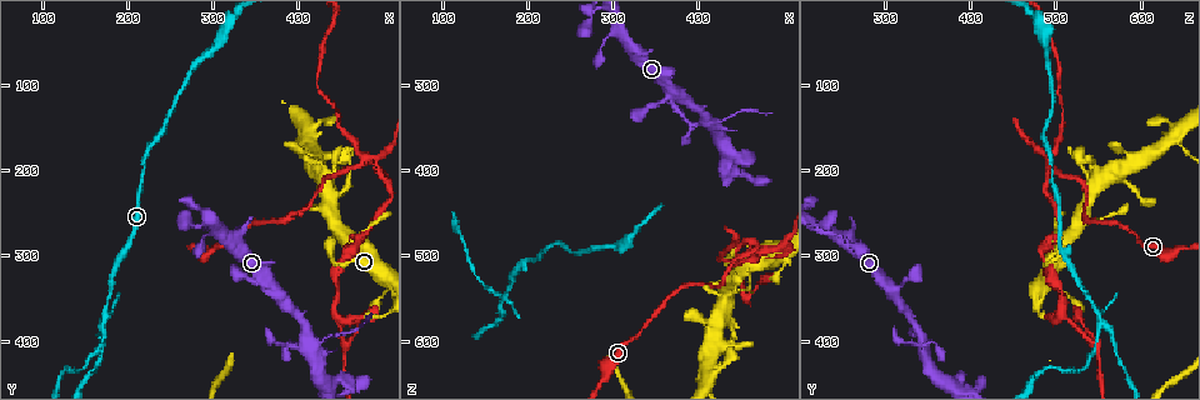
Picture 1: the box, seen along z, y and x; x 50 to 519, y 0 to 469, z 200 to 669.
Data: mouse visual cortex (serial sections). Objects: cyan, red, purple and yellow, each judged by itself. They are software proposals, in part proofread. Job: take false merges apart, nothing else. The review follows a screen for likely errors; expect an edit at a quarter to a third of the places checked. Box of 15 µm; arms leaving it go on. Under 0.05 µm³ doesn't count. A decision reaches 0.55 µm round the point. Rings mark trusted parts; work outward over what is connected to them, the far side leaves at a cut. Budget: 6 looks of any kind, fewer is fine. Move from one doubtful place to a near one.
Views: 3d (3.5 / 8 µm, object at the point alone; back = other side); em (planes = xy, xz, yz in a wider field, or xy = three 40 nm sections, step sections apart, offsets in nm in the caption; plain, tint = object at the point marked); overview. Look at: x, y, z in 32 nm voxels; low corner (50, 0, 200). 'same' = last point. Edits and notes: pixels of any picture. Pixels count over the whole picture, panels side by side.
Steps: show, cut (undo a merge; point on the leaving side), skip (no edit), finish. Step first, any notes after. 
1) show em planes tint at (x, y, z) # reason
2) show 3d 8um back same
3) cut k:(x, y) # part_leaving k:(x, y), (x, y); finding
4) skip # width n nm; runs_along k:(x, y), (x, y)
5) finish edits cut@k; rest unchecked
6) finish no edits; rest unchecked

show 3d 8um at (480, 190, 495) # four arms meet

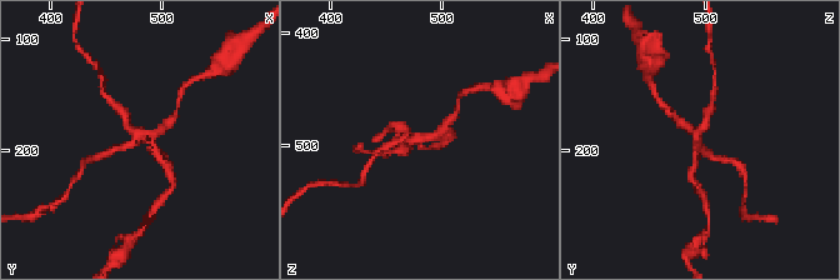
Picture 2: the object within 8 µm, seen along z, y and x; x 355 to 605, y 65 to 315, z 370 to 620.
show 3d 3.5um at (476, 186, 494)

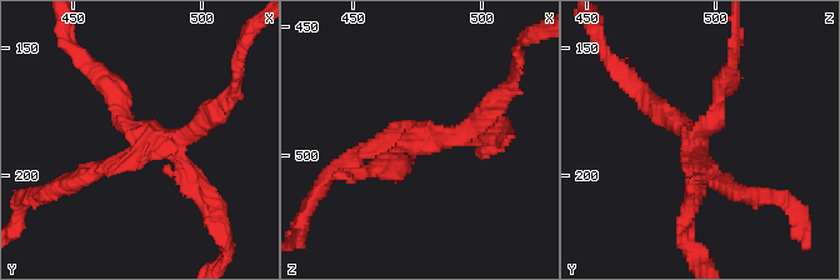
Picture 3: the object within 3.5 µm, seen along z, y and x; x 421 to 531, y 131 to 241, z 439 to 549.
show em xy step 3 tint at (478, 189, 493) # arms 4; arm_widths 200, 200, 200, 250 nm

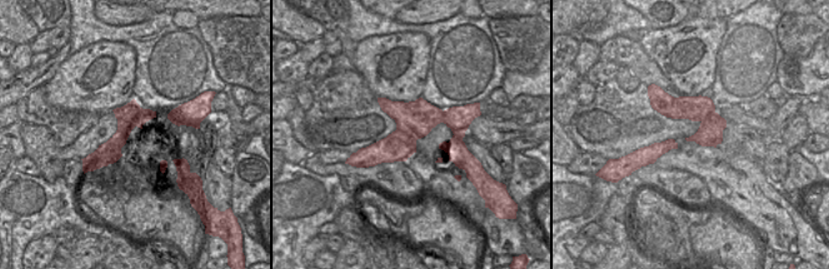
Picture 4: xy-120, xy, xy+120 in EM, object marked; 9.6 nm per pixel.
cut 3:(719, 113) # width 360 nm; part_leaving 3:(145, 145), (184, 164), (223, 230); two cells meet here

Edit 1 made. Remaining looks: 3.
show overview

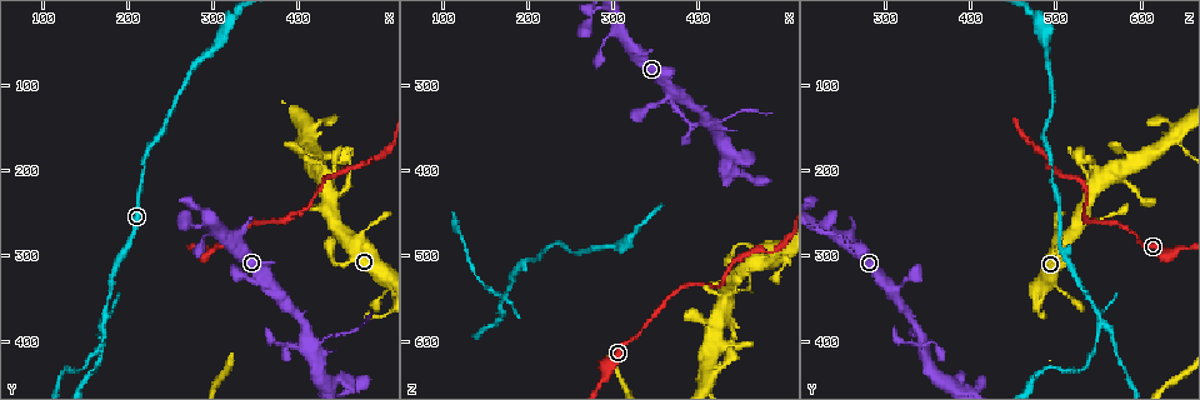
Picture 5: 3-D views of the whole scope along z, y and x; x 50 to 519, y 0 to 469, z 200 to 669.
show 3d 3.5um back at (410, 405, 345) # looks like a crossing

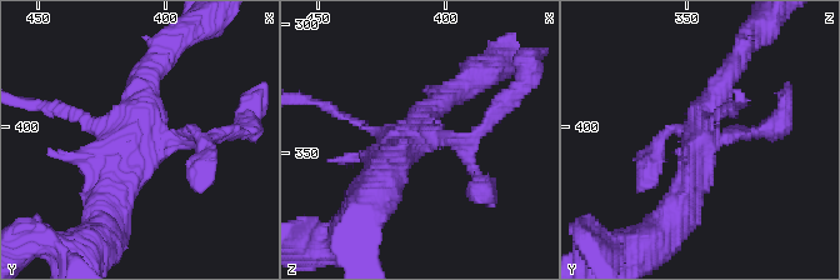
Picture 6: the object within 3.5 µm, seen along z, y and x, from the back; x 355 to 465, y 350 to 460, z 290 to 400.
show em xy step 3 tint at (412, 401, 344) # shape alone is not enough

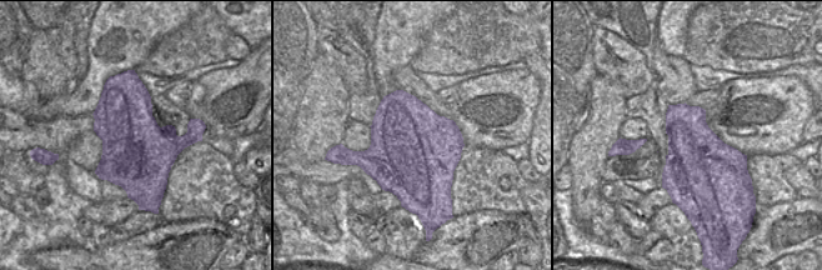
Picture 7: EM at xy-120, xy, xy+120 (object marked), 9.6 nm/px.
skip # runs_along 6:(736, 61), (704, 110), (679, 206); one cell here

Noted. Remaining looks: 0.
finish edits cut@3; rest unchecked

